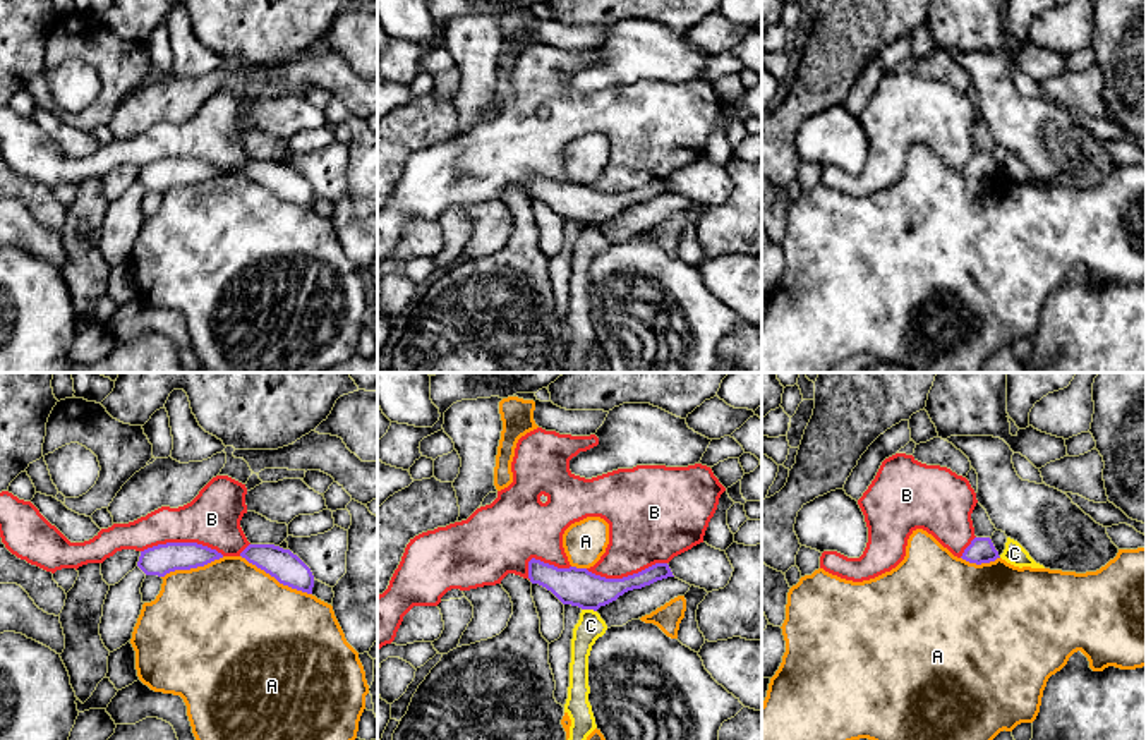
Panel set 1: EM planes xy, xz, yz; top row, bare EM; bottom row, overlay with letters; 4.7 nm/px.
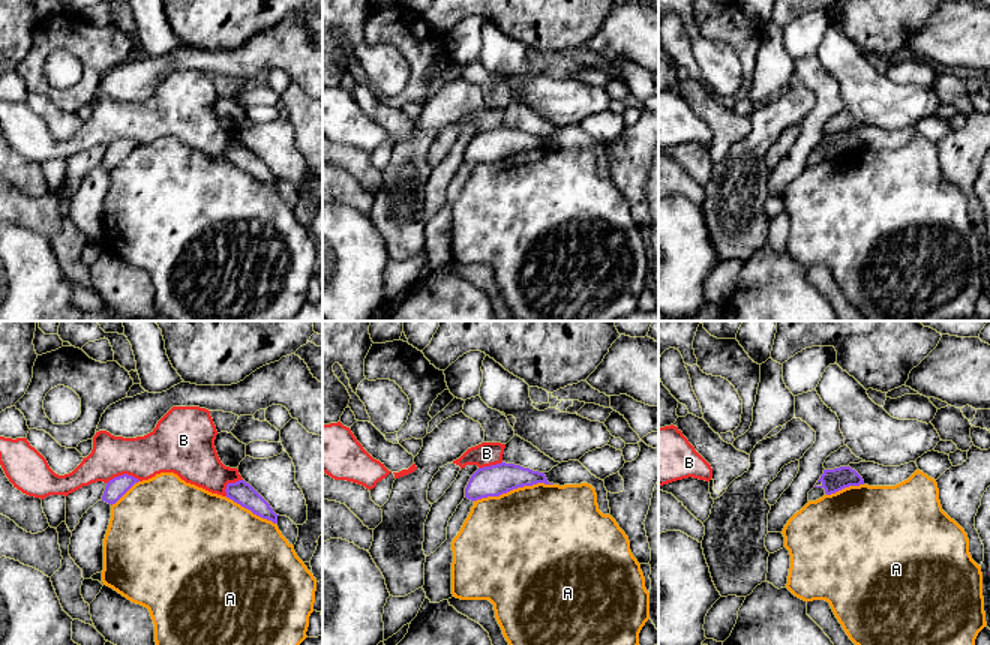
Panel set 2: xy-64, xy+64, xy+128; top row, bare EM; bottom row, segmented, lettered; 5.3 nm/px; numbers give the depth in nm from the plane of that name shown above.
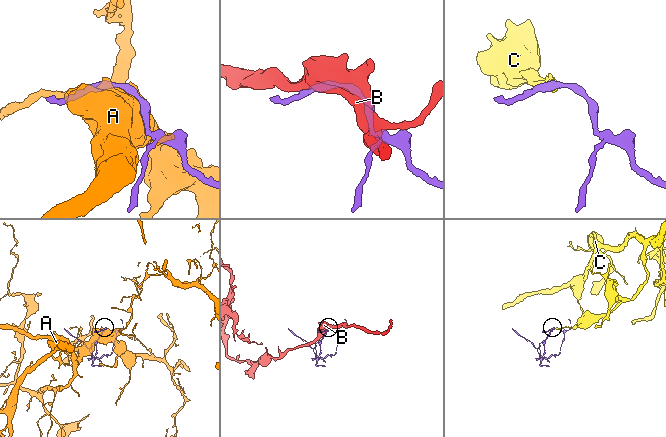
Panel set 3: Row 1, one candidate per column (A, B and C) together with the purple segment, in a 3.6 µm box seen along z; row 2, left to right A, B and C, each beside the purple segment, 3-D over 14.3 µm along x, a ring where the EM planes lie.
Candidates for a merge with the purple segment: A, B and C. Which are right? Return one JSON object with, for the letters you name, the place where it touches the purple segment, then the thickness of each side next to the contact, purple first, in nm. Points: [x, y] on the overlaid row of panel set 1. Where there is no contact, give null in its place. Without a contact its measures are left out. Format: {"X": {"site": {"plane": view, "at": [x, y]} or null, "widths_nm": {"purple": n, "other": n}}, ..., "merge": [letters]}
{"merge": []}

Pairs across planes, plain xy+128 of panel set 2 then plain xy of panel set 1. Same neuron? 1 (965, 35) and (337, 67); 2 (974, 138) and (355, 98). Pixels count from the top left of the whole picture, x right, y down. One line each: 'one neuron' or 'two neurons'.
1: two neurons
2: two neurons

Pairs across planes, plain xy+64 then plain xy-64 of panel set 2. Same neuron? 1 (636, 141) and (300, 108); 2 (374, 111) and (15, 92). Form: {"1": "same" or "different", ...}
{"1": "same", "2": "different"}

